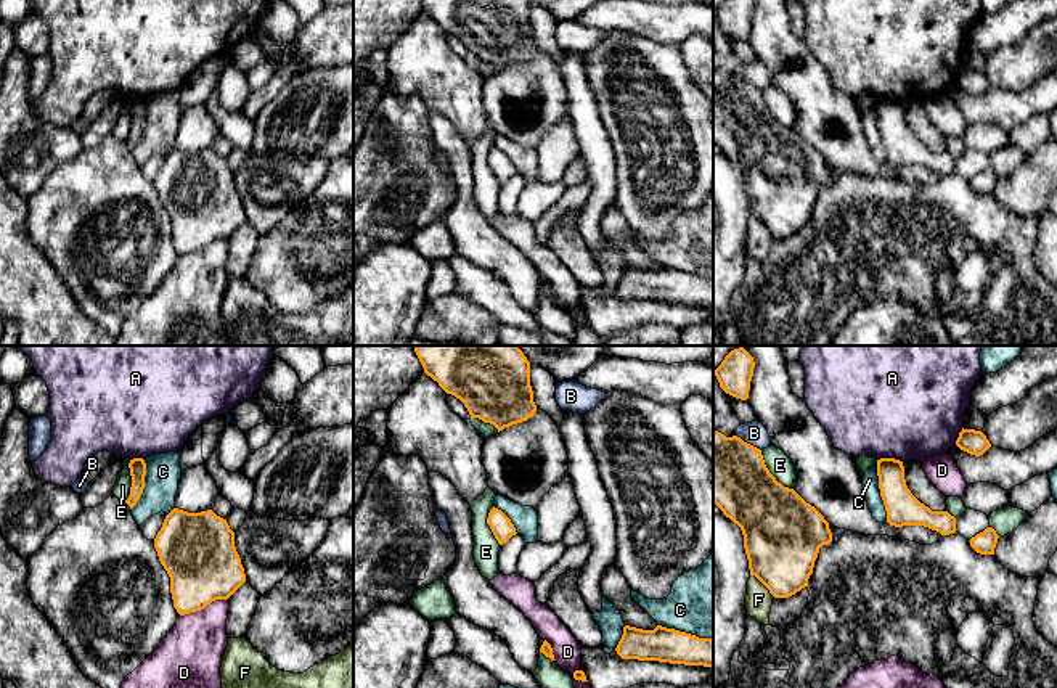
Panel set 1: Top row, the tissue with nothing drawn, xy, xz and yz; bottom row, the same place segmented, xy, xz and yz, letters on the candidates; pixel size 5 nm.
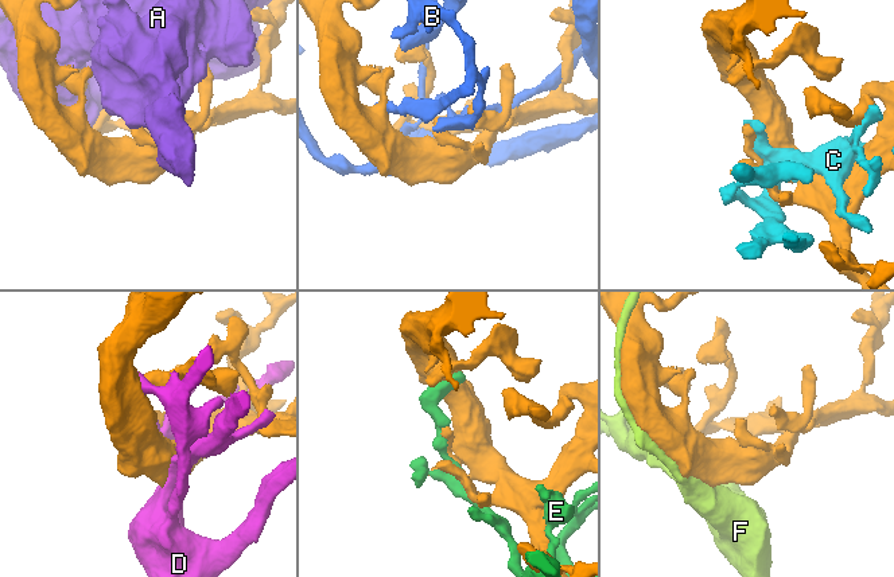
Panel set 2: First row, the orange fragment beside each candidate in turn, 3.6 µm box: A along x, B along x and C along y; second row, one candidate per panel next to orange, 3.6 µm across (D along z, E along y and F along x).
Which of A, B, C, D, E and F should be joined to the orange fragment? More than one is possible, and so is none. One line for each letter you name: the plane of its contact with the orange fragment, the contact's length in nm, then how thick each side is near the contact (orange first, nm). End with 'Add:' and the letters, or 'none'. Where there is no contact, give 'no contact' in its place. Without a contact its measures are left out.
Add: none

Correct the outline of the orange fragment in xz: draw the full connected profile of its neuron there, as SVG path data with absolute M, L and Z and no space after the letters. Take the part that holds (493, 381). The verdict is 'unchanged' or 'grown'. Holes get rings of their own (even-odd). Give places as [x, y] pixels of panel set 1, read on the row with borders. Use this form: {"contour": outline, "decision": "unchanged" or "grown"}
{"contour": "M517 346L413 347L424 373L498 432L537 412L530 362Z", "decision": "unchanged"}

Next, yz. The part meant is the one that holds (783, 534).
{"contour": "M715 429L713 503L741 527L750 575L774 598L808 587L819 548L832 542L829 522L776 481L760 448Z", "decision": "unchanged"}

